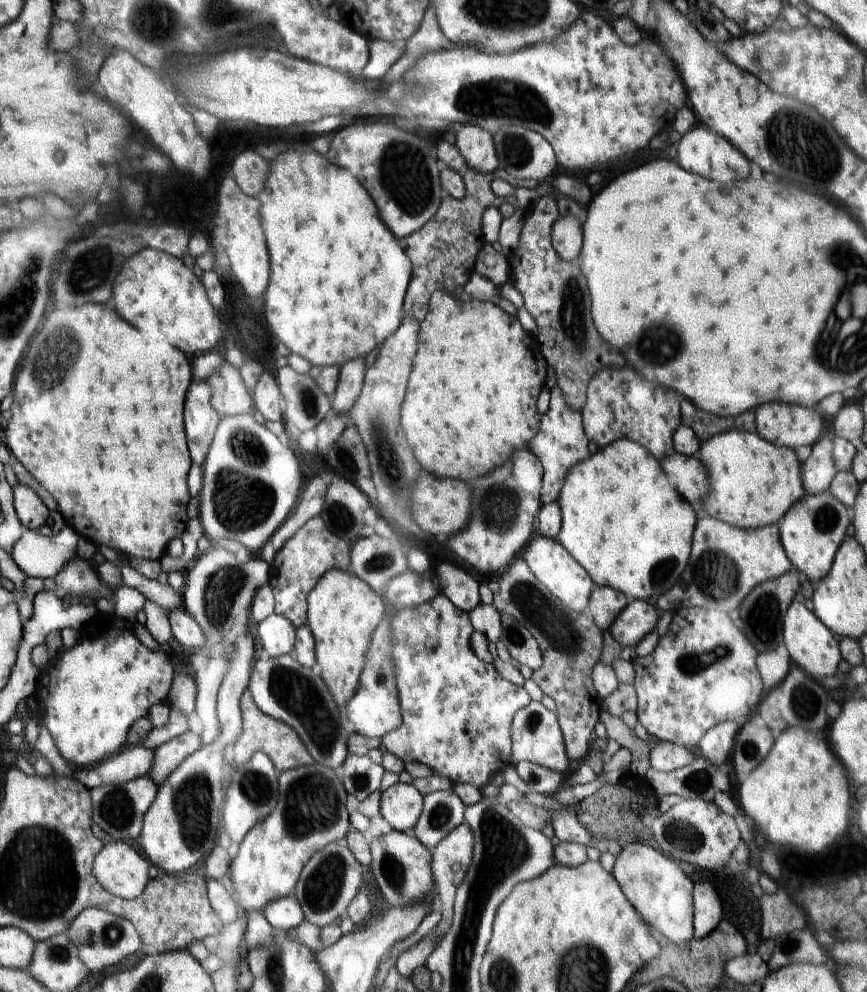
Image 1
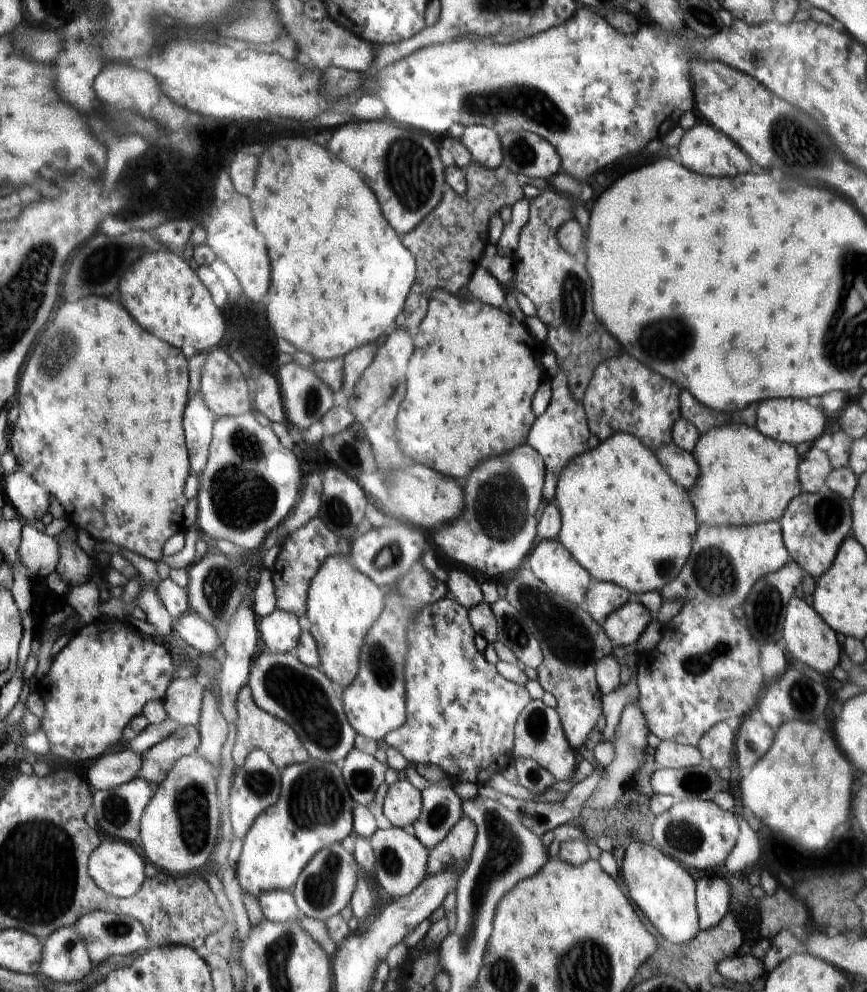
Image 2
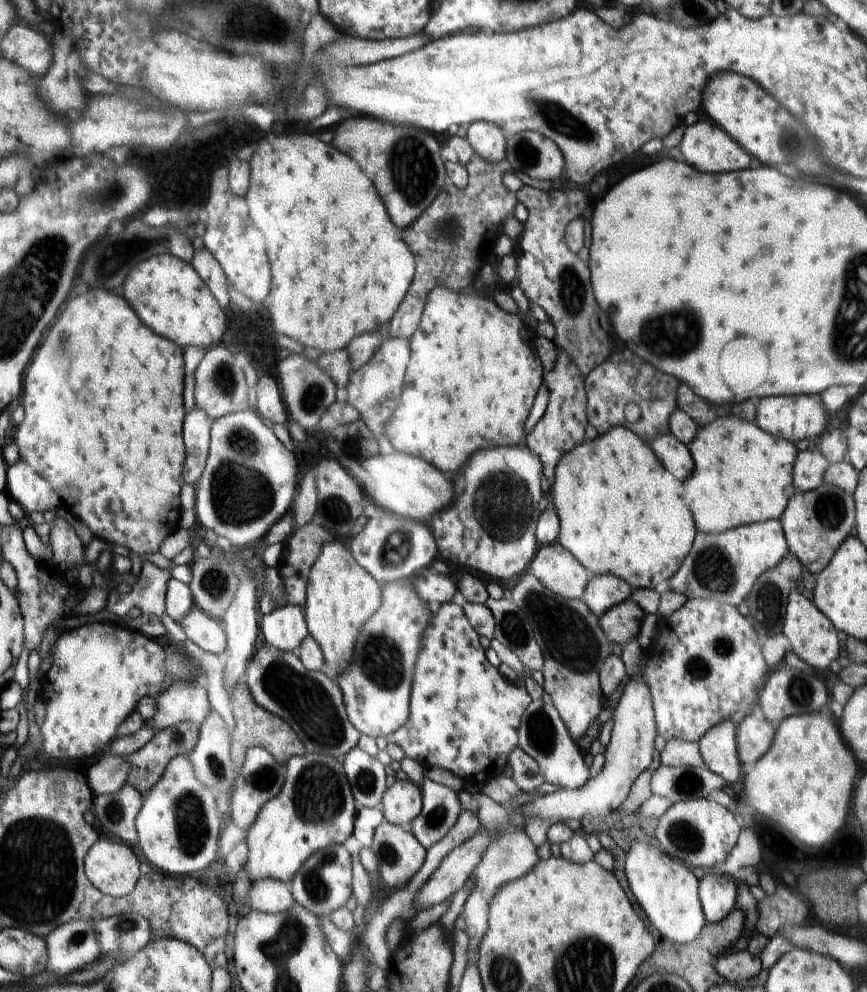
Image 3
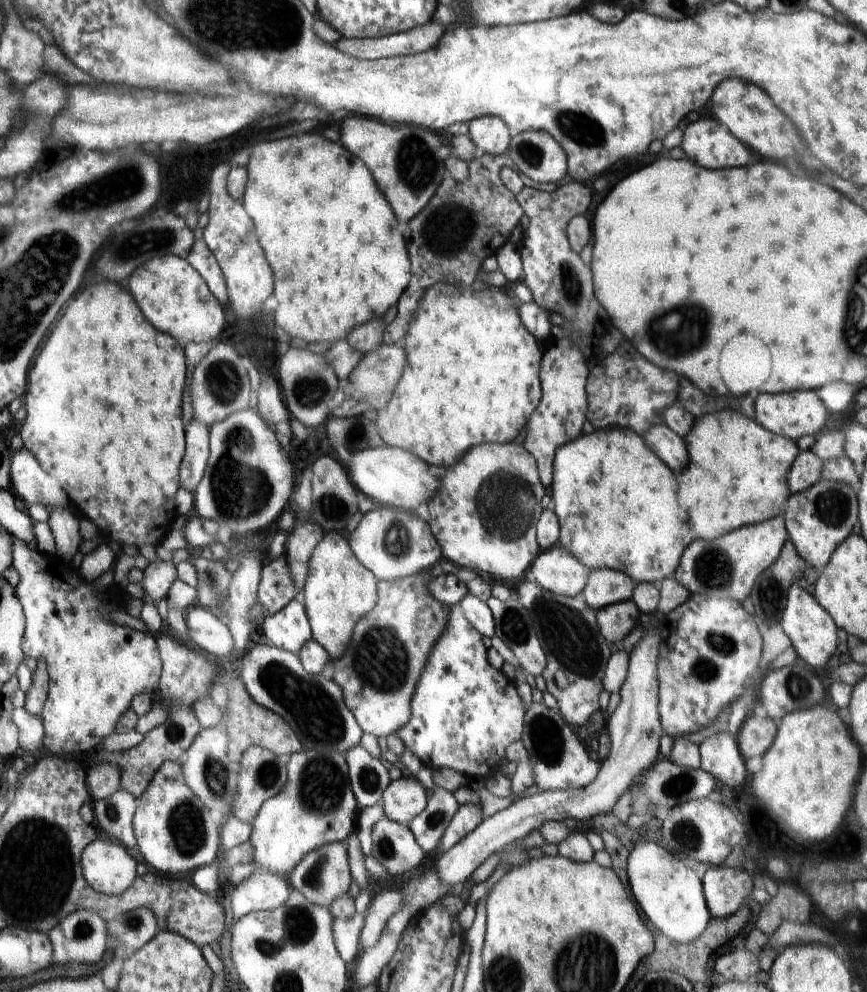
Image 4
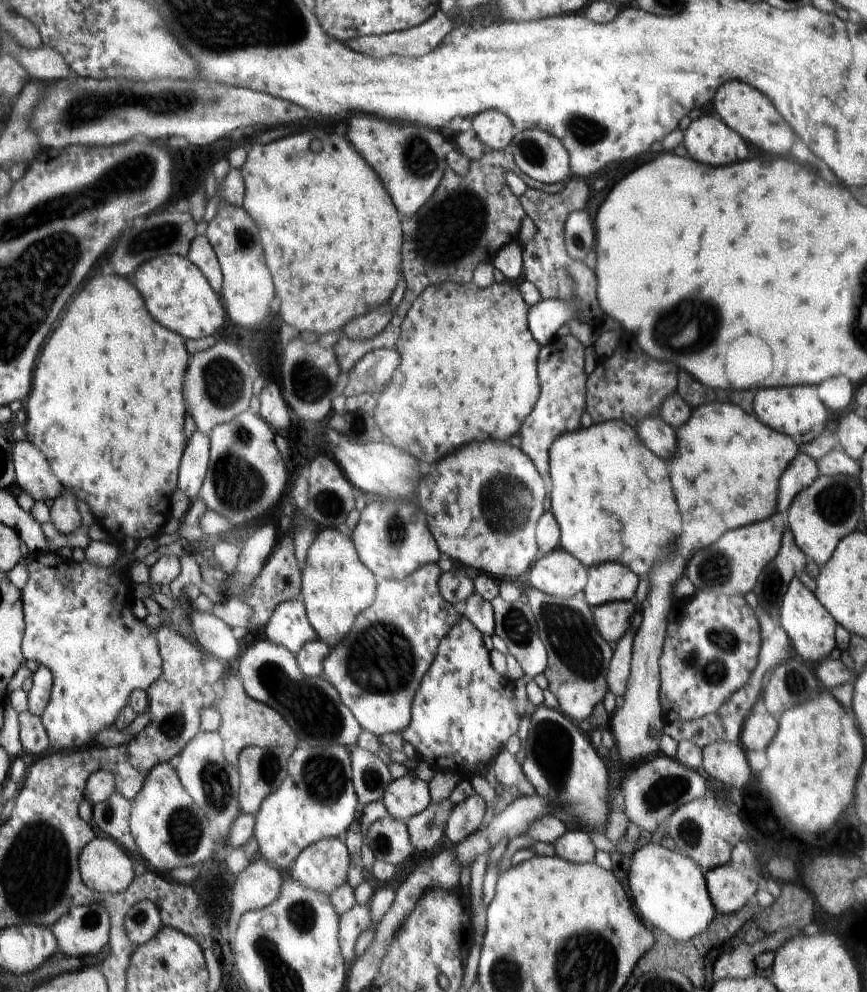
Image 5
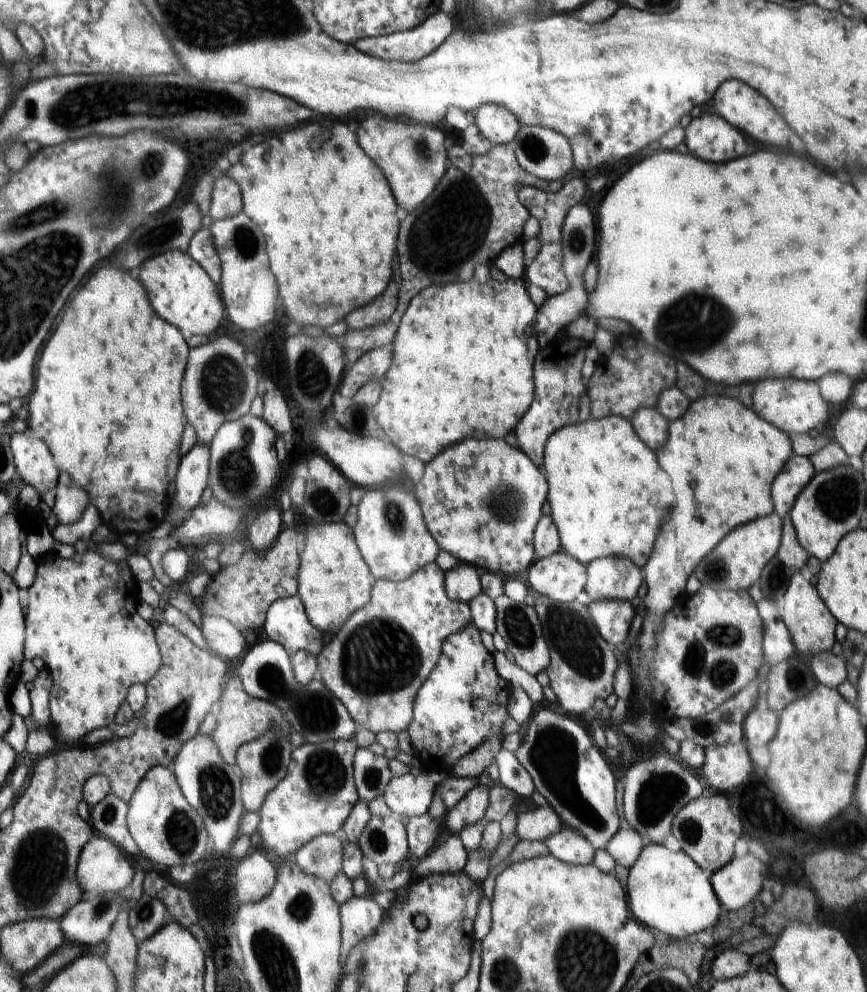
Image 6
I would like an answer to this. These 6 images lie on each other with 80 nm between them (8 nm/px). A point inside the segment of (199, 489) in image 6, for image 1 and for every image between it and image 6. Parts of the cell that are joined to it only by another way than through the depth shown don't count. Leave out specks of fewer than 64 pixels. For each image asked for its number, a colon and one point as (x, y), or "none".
1: (202, 419)
2: (199, 423)
3: (198, 430)
4: (195, 464)
5: (194, 467)

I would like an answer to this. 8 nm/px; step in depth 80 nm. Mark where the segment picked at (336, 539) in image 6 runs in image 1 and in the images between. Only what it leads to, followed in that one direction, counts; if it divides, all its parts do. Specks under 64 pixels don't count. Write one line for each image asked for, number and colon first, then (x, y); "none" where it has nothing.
1: (342, 611)
2: (343, 603)
3: (342, 596)
4: (339, 592)
5: (337, 588)

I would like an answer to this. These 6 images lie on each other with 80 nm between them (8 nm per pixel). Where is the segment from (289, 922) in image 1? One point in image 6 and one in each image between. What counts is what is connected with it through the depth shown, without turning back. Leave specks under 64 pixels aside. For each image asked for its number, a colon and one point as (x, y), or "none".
2: (278, 907)
3: (267, 896)
4: (263, 891)
5: (258, 885)
6: (255, 874)

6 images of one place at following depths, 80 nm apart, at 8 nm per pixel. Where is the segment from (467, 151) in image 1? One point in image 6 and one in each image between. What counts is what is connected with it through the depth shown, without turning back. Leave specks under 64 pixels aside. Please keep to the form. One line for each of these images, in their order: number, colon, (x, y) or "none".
2: (483, 143)
3: (488, 140)
4: (490, 135)
5: (495, 130)
6: (500, 126)

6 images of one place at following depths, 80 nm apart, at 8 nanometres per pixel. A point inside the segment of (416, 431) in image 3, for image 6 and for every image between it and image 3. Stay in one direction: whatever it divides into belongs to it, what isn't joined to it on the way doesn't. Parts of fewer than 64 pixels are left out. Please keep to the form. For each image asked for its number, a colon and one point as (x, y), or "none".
4: (473, 368)
5: (468, 371)
6: (463, 354)

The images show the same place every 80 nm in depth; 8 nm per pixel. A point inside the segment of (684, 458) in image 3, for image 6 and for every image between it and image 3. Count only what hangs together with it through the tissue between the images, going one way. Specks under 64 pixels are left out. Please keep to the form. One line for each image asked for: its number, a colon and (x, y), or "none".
4: (662, 439)
5: (659, 436)
6: (653, 428)

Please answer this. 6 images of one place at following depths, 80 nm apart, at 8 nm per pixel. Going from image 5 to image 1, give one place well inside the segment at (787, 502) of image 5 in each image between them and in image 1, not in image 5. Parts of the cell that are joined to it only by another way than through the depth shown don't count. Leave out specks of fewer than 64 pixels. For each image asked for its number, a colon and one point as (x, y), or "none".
1: (819, 469)
2: (815, 471)
3: (811, 469)
4: (808, 471)

